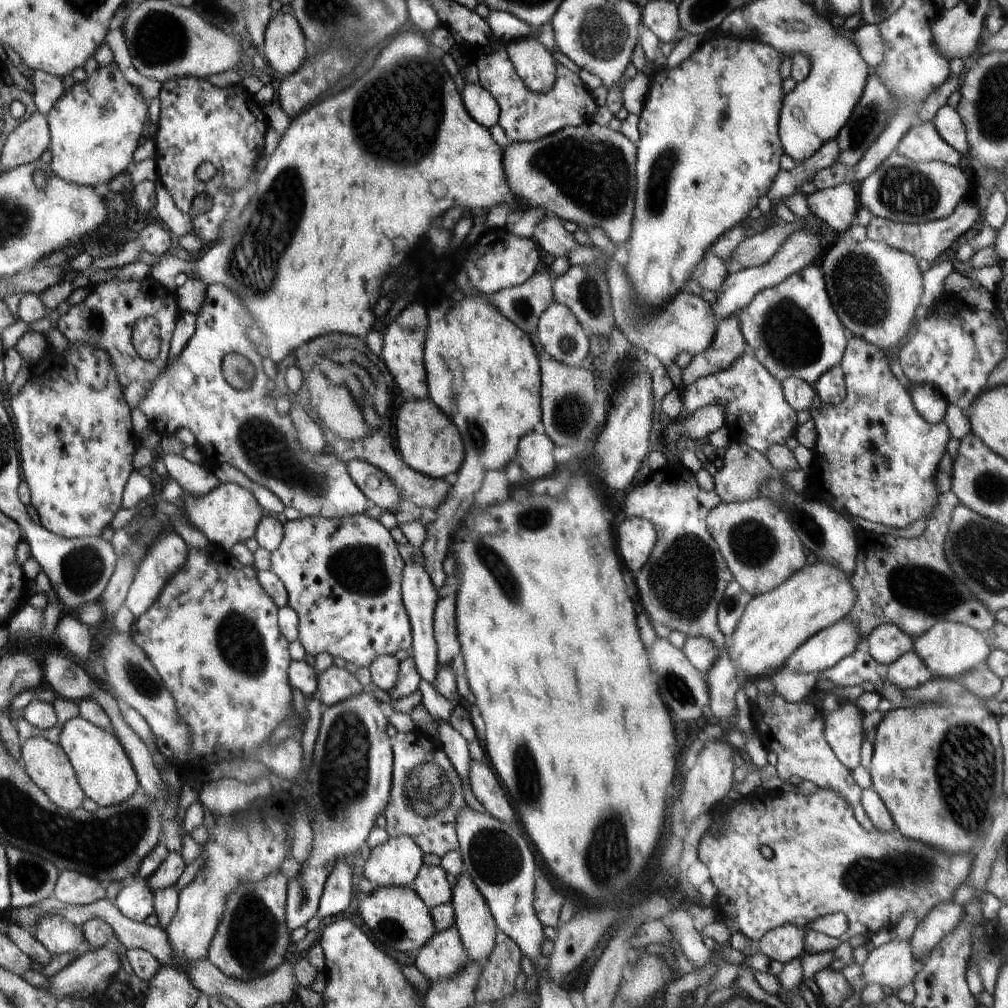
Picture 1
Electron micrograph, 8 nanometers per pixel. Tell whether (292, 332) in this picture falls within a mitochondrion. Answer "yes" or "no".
no

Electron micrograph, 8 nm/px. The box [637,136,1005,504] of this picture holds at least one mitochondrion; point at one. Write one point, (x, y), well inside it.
(858, 285)

